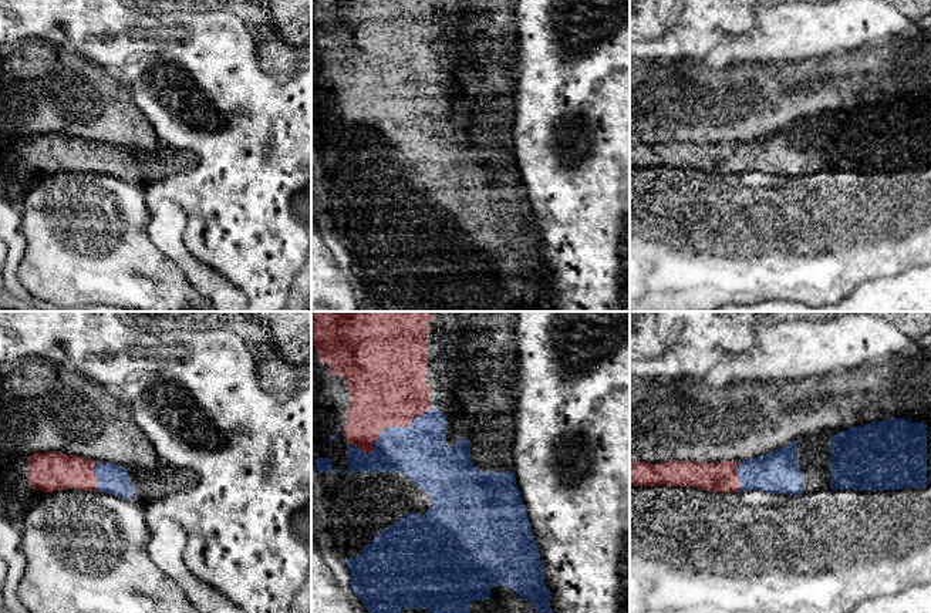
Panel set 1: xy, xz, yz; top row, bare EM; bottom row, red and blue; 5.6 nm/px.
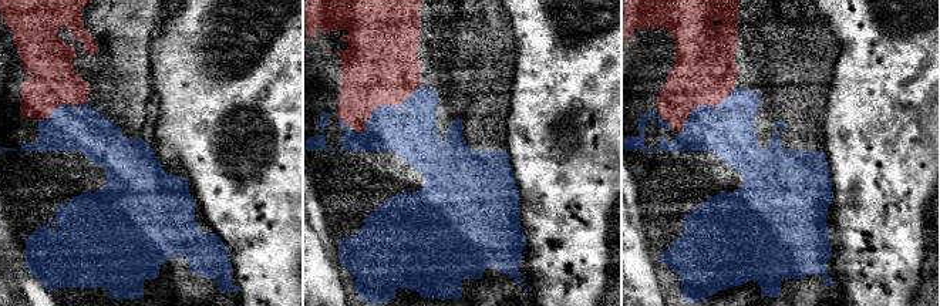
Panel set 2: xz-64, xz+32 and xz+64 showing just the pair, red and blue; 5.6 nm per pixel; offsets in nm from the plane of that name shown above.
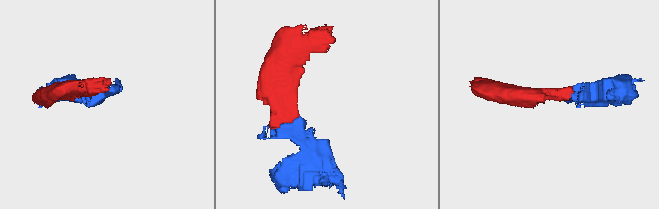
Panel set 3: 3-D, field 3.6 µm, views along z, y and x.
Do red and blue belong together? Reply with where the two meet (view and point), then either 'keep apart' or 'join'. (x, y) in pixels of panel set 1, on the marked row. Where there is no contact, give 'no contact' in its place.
meets red in xz at (385, 427); join

